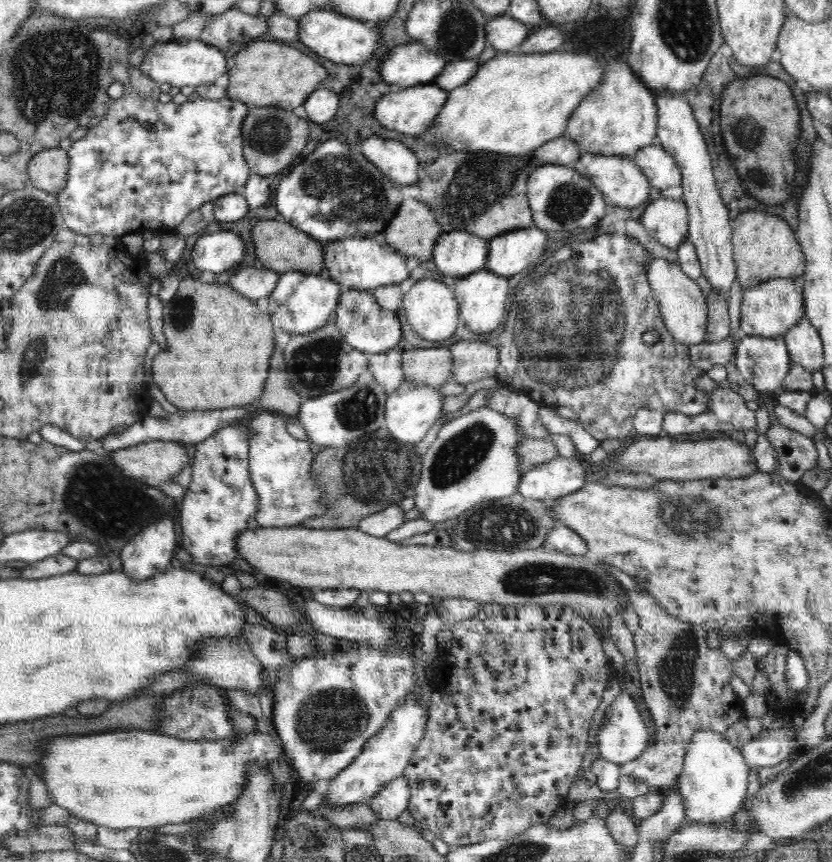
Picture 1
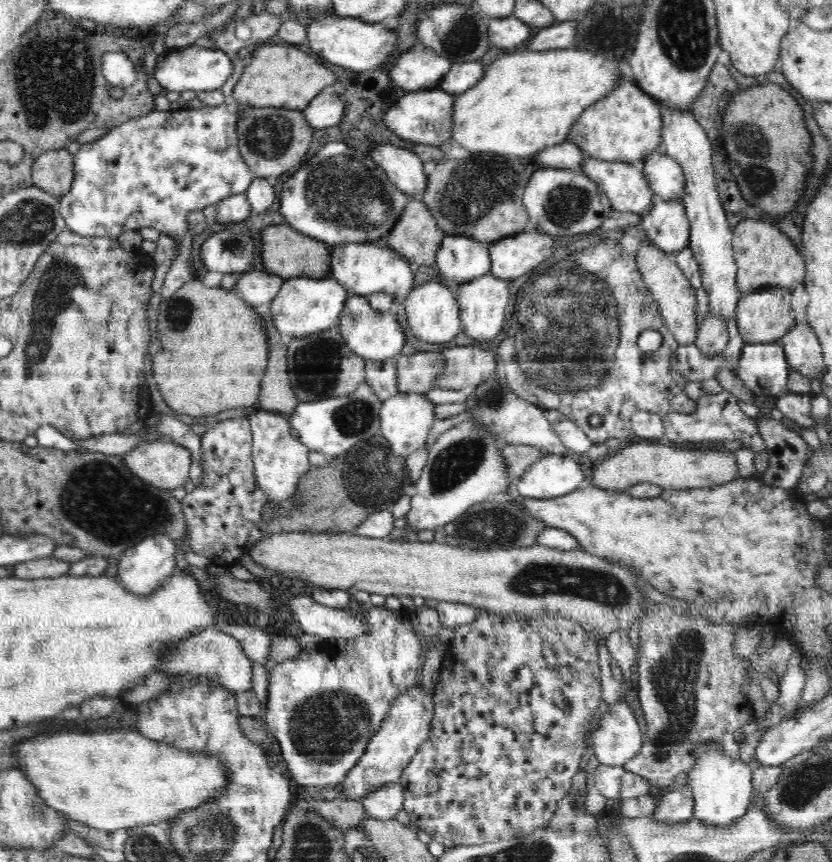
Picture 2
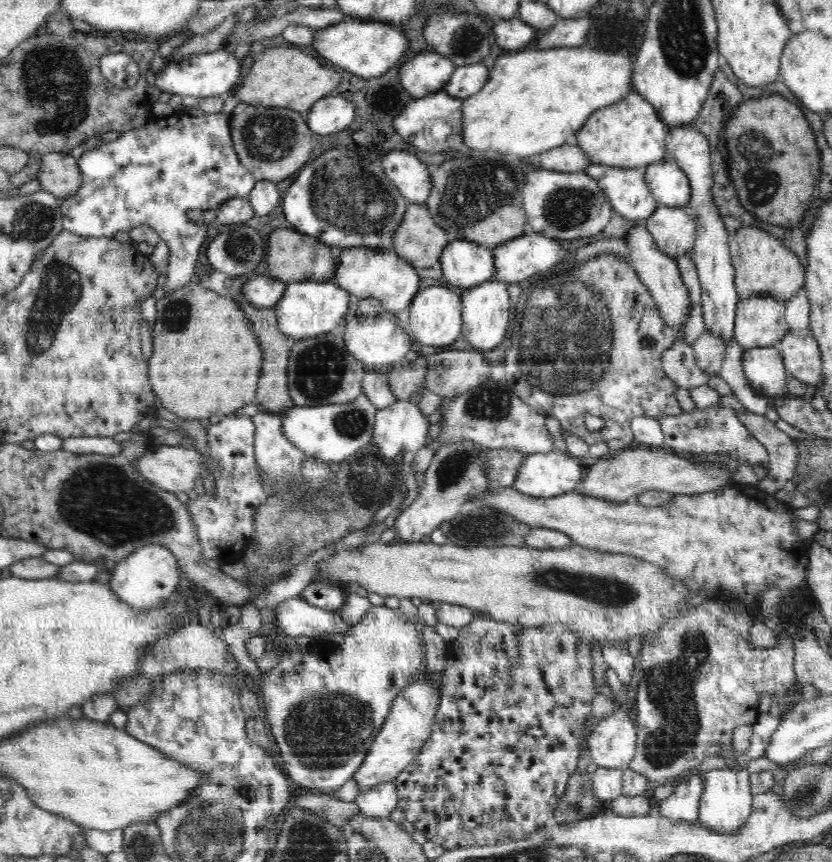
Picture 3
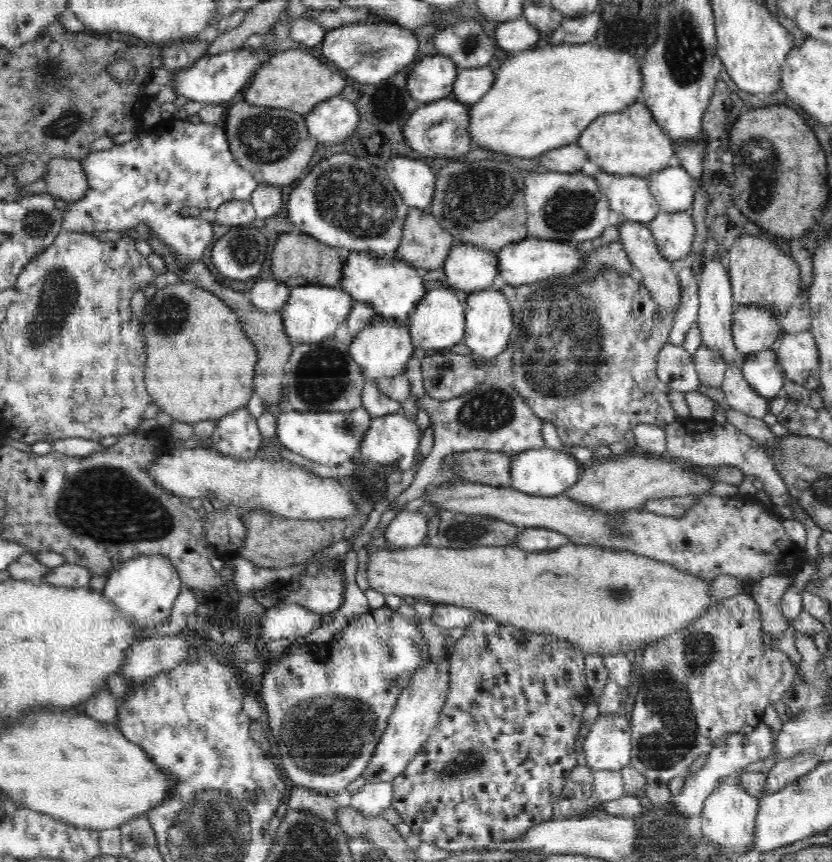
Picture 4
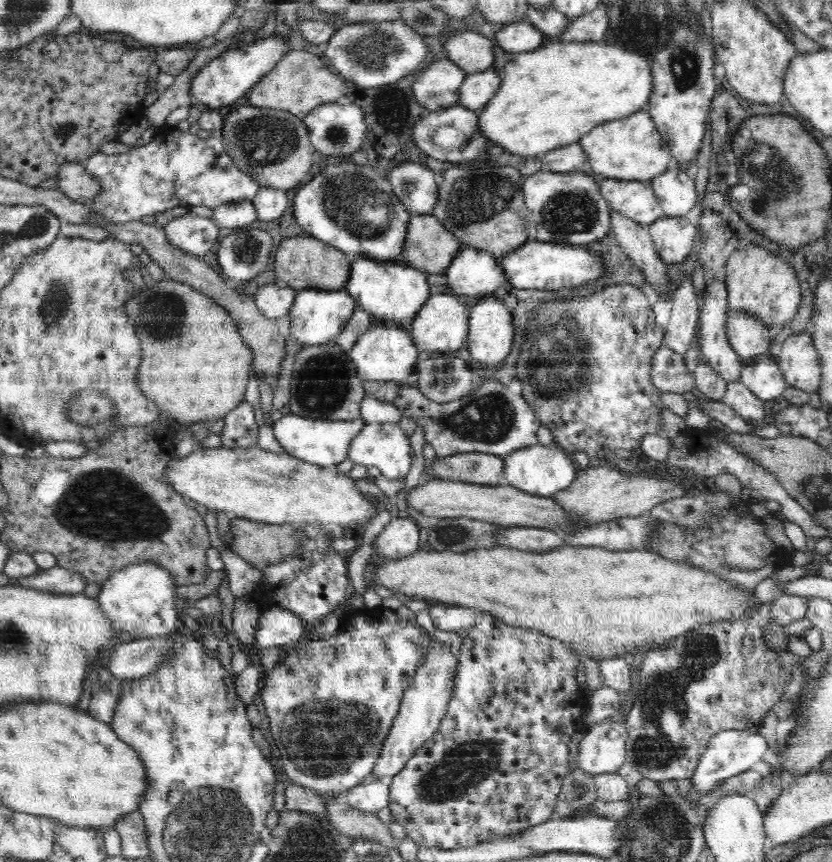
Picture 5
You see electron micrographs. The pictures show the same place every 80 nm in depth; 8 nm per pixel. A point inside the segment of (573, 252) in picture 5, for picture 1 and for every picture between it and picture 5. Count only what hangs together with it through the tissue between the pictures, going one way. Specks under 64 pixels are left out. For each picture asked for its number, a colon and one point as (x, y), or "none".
1: (508, 253)
2: (516, 254)
3: (519, 258)
4: (529, 260)

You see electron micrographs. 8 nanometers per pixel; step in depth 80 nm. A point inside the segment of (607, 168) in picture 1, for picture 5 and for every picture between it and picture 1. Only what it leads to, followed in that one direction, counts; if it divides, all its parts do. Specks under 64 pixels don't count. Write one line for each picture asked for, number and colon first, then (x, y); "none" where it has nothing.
2: (624, 183)
3: (626, 189)
4: (629, 195)
5: (636, 200)

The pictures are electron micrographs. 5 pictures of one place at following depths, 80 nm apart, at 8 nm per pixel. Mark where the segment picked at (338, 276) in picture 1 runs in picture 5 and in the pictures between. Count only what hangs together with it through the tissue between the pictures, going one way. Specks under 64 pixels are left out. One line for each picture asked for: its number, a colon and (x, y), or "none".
2: (361, 268)
3: (365, 272)
4: (391, 287)
5: (392, 292)

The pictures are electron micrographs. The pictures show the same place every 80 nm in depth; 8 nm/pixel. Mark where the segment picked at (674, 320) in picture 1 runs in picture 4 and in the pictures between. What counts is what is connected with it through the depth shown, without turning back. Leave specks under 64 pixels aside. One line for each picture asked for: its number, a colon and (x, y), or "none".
2: (672, 292)
3: (660, 273)
4: (659, 275)

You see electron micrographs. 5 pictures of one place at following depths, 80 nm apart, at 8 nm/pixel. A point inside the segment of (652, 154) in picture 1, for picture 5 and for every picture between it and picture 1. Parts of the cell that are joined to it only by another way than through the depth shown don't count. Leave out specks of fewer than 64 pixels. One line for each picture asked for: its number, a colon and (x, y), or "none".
2: (665, 176)
3: (669, 185)
4: (672, 187)
5: (674, 189)

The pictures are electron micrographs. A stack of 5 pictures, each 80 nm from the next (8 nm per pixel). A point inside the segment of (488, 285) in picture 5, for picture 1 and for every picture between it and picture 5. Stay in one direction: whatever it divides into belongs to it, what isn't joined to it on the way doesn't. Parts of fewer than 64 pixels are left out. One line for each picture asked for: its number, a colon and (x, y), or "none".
1: (456, 253)
2: (459, 258)
3: (465, 264)
4: (467, 267)

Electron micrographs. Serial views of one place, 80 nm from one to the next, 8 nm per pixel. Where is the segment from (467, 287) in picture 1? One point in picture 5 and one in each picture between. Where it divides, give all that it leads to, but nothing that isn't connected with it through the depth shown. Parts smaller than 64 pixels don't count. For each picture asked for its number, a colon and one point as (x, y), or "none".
2: (484, 301)
3: (485, 307)
4: (488, 318)
5: (490, 336)

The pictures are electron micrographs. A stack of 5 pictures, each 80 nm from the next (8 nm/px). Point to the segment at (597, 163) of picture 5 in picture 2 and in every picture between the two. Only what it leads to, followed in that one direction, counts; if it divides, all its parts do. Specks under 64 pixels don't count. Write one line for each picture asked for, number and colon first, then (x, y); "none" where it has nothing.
2: (626, 125)
3: (629, 134)
4: (630, 141)

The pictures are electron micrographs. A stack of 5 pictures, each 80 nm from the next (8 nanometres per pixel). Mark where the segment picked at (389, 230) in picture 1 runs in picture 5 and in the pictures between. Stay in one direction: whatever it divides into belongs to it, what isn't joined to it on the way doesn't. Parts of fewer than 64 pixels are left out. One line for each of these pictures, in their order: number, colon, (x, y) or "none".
2: (416, 236)
3: (419, 240)
4: (424, 244)
5: (428, 247)

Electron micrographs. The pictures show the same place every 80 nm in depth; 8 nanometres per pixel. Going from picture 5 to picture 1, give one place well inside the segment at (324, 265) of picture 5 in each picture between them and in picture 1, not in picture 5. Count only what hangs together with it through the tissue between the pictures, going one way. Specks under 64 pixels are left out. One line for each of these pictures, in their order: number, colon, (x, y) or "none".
1: (279, 246)
2: (285, 252)
3: (292, 256)
4: (298, 258)

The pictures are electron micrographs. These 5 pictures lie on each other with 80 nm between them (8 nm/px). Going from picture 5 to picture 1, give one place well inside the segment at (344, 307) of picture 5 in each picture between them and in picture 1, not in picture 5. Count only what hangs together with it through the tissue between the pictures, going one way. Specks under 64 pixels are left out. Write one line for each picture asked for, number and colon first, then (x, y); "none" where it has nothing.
1: (301, 302)
2: (304, 305)
3: (308, 308)
4: (313, 311)

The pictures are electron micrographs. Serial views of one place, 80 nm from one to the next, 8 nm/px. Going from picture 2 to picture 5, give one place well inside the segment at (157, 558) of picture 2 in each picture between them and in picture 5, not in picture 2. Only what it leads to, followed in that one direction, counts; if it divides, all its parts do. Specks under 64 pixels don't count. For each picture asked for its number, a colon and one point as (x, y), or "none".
3: (147, 578)
4: (146, 587)
5: (140, 598)

